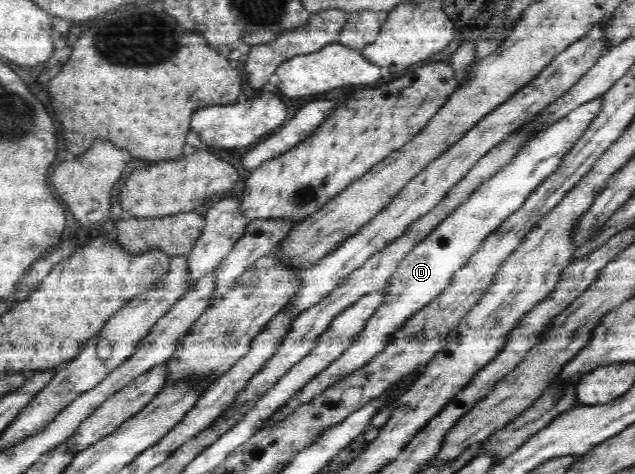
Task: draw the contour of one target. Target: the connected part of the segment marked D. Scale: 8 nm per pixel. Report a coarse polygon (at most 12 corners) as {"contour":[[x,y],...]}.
{"contour":[[596,96],[544,128],[400,260],[352,346],[269,429],[354,372],[558,168]]}

